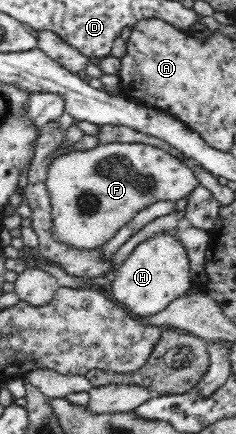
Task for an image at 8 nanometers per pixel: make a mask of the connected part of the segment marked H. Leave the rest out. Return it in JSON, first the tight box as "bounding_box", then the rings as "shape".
{"bounding_box":[110,230,193,316],"shape":[[[174,230],[156,233],[140,243],[115,272],[110,286],[113,298],[138,316],[152,316],[164,310],[172,300],[186,294],[193,284],[187,250],[175,237]]]}

